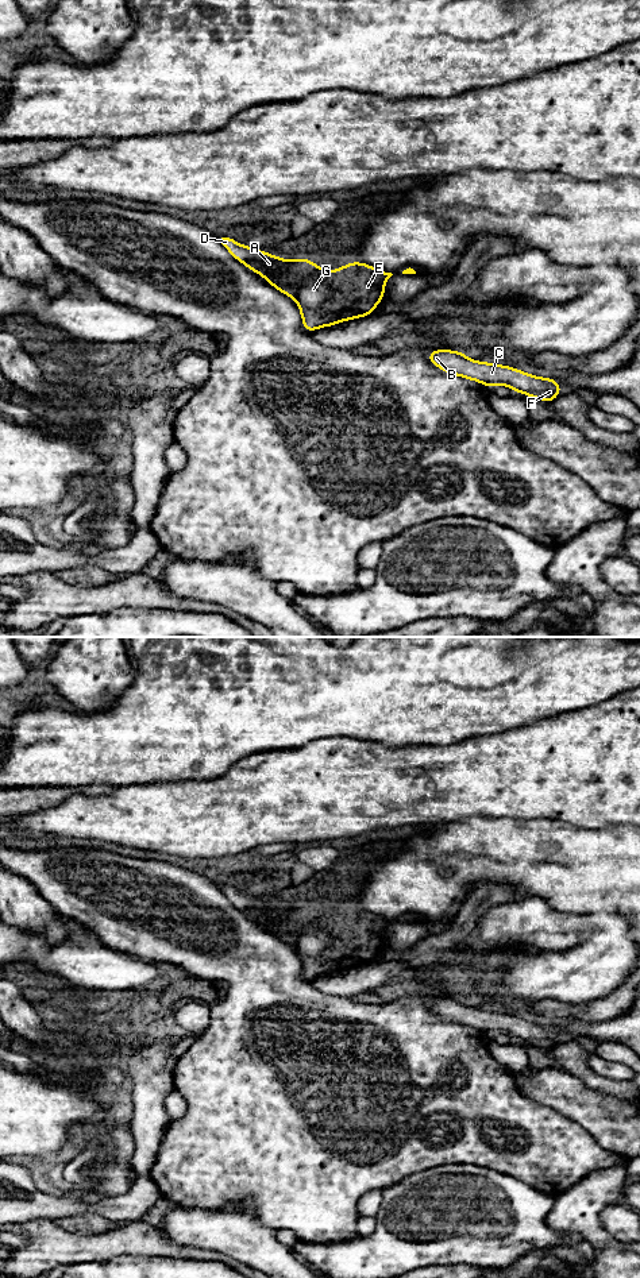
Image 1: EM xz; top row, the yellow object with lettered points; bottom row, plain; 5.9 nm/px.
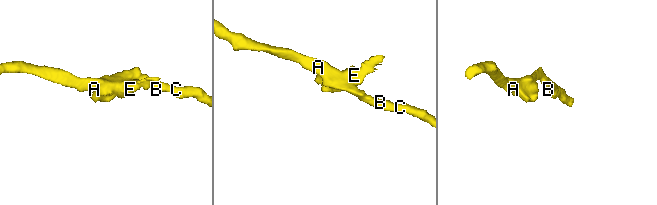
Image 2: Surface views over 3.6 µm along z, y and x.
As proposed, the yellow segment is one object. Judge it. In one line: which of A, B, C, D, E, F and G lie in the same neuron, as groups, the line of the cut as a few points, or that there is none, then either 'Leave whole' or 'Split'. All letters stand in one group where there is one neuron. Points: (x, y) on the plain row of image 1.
Groups: A B C D F G / E. Split along xz (330, 919), (335, 943), (317, 954), (297, 952). Split

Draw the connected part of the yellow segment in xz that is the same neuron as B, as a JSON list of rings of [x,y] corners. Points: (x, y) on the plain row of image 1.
[[[432,997],[427,1001],[429,1009],[456,1024],[475,1028],[486,1034],[508,1034],[518,1042],[527,1042],[551,1051],[562,1039],[564,1039],[555,1026],[535,1024],[525,1019],[505,1012],[493,1012],[467,1005],[462,999]]]

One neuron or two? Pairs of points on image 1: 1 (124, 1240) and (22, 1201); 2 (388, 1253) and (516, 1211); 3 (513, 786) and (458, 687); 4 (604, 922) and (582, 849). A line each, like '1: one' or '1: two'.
1: two
2: one
3: two
4: two

